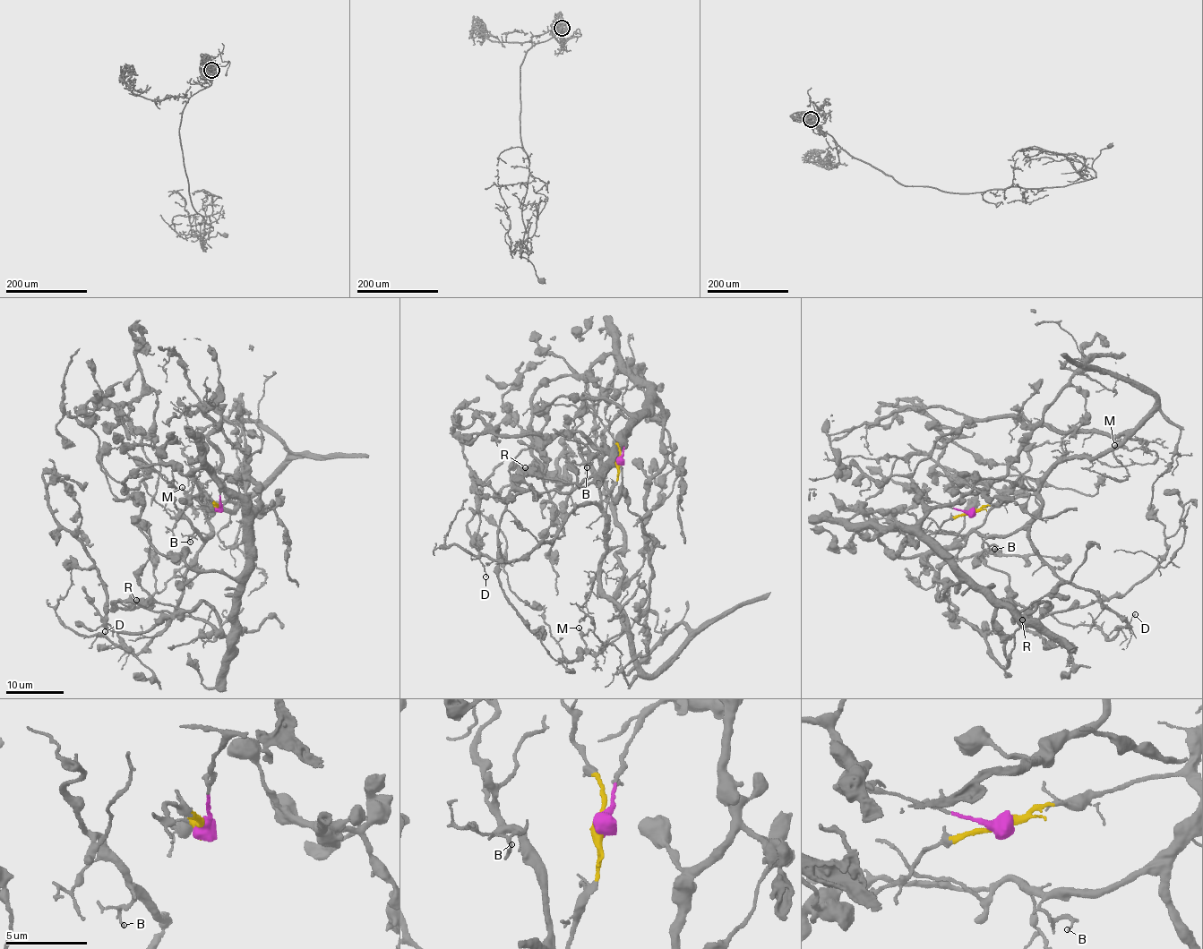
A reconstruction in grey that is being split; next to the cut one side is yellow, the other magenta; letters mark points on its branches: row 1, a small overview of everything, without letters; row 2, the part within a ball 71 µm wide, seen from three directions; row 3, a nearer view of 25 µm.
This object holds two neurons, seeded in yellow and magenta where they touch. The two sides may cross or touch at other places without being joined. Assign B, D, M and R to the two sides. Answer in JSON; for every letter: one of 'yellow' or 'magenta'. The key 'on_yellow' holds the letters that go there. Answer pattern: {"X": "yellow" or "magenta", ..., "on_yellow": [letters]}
{"B": "yellow", "D": "yellow", "M": "yellow", "R": "magenta", "on_yellow": ["B", "D", "M"]}

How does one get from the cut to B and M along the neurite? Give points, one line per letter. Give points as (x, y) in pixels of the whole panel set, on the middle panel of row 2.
B: (619, 461), (605, 513), (605, 529), (607, 519), (603, 511), (597, 472), (592, 463), (588, 468)
M: (619, 461), (605, 513), (608, 548), (599, 564), (601, 595), (621, 611), (629, 631), (590, 654), (580, 628)

